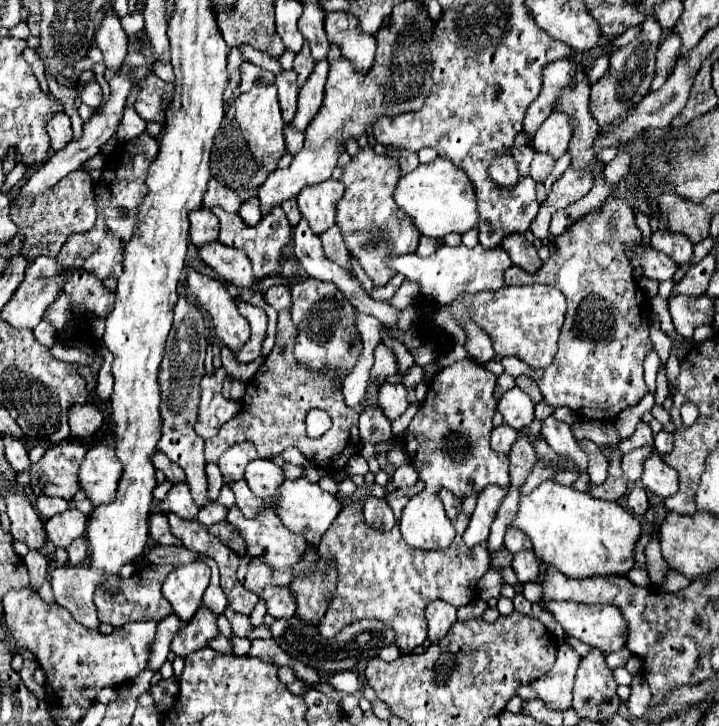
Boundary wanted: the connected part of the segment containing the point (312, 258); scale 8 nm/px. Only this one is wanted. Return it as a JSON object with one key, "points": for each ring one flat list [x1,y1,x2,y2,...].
{"points":[[301,219,299,225,293,229,293,251,295,251,295,257,299,259,301,269,303,269,309,277,315,277,315,279,321,279,321,281,333,281,333,283,345,293,345,297,349,297,349,301,353,301,353,305,357,305,357,309,361,309,361,313,377,317,377,319,379,319,383,325,387,325,387,327,395,327,395,323,397,323,401,311,395,309,389,301,373,299,373,297,361,287,359,279,357,279,353,273,349,273,347,269,339,267,335,261,331,261,329,257,325,257,325,253,323,253,323,249,321,249,321,239,319,239,319,235,315,235,315,233,311,231,311,227,309,227,309,223,307,223,305,219]]}

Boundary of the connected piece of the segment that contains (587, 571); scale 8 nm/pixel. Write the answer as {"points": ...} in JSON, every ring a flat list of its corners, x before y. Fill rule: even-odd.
{"points":[[545,481,529,495,521,495,513,527,521,529,533,543,535,555,563,575,583,579,591,575,625,575,635,559,633,547,641,535,639,521,613,501,595,499,573,487]]}

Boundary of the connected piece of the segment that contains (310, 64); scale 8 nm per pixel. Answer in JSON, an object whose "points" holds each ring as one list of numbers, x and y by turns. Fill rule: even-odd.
{"points":[[305,41,301,53,295,57,295,63,293,63,293,69,299,73,299,85,303,85,303,83,307,81,307,77,309,77,311,71,313,71,313,67,315,67,315,61,313,61,313,57,311,57,309,43]]}

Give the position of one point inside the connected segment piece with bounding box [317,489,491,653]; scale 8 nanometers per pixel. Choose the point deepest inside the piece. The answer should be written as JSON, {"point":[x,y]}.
{"point":[380,577]}

